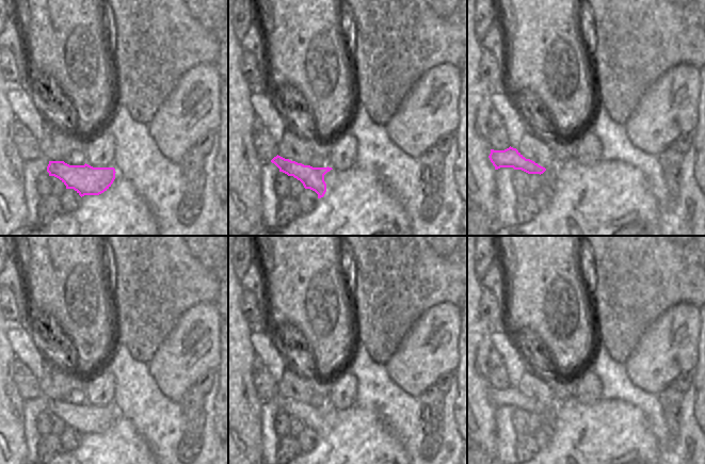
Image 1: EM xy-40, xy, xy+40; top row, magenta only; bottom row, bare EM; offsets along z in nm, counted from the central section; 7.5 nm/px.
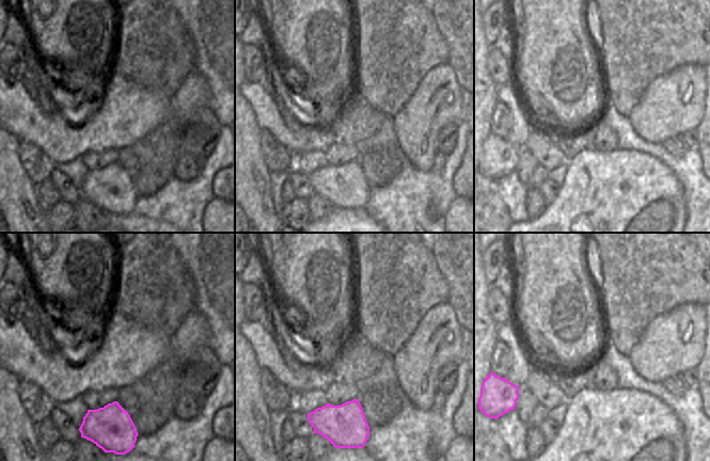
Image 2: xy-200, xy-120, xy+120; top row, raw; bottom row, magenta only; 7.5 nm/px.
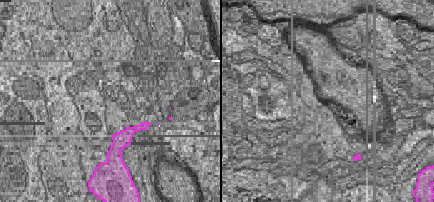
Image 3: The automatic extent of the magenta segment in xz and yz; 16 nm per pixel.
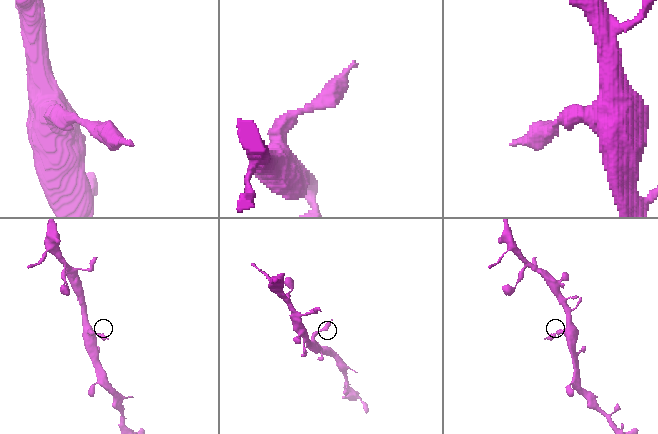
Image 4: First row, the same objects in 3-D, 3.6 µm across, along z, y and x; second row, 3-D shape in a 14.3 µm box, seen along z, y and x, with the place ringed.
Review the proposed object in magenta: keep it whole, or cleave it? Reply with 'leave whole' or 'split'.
leave whole

